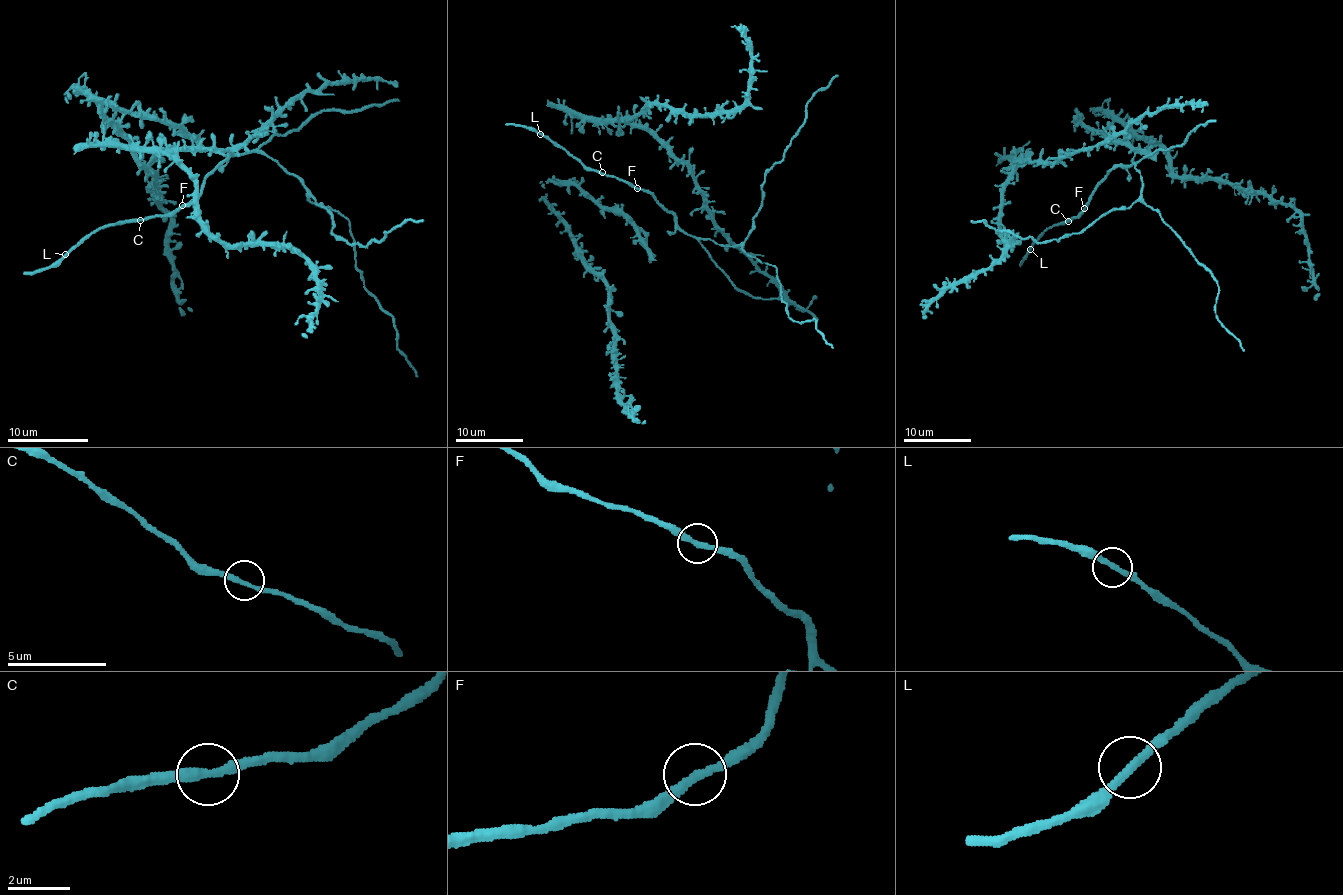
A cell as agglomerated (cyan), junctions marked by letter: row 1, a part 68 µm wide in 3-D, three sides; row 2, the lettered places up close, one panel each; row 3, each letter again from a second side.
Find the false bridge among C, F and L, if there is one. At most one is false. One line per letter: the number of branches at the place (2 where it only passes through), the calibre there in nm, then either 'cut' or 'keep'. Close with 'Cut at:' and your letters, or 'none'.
C: 2 branches meet; 280 nm thick; keep
F: 2 branches meet; 280 nm thick; keep
L: 2 branches meet; 280 nm thick; keep
Cut at: none

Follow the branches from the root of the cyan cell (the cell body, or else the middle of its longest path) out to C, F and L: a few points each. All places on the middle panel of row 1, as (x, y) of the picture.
C: (729, 280), (711, 255), (647, 191), (602, 172)
F: (729, 280), (711, 255), (677, 224), (672, 214), (647, 191), (637, 187)
L: (729, 280), (711, 255), (647, 191), (585, 169), (563, 149), (540, 134)

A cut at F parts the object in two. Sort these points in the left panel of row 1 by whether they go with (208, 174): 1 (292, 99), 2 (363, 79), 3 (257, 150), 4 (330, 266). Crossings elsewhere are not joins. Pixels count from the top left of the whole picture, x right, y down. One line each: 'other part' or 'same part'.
1: other part
2: other part
3: same part
4: other part

